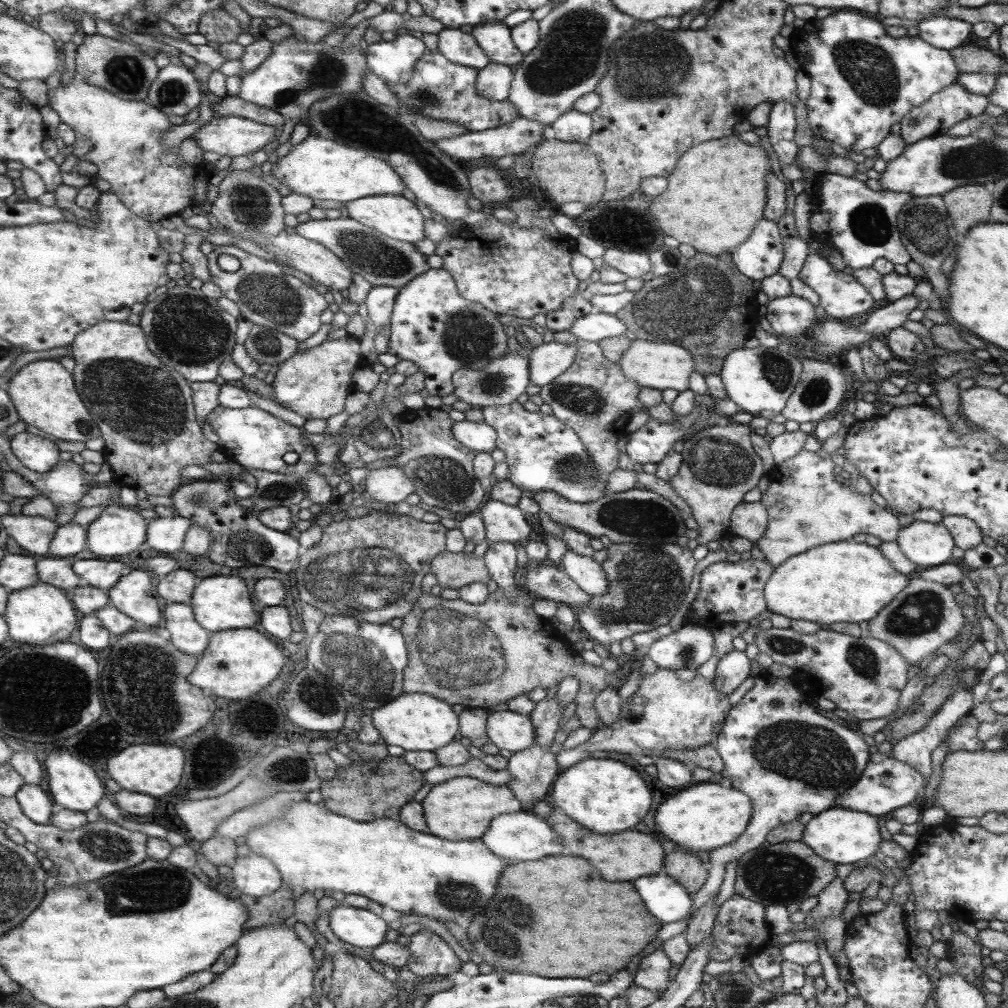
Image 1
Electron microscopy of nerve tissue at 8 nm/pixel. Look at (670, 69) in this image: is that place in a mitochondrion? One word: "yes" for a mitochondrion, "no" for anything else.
yes

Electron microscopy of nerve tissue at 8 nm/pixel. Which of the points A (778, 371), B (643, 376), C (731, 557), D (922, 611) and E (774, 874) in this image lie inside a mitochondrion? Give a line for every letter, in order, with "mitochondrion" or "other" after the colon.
A: mitochondrion
B: other
C: other
D: mitochondrion
E: mitochondrion

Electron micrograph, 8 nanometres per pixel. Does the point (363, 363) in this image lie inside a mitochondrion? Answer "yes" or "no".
no

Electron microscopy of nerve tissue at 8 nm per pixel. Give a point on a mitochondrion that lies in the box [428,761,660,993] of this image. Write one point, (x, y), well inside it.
(511, 912)

